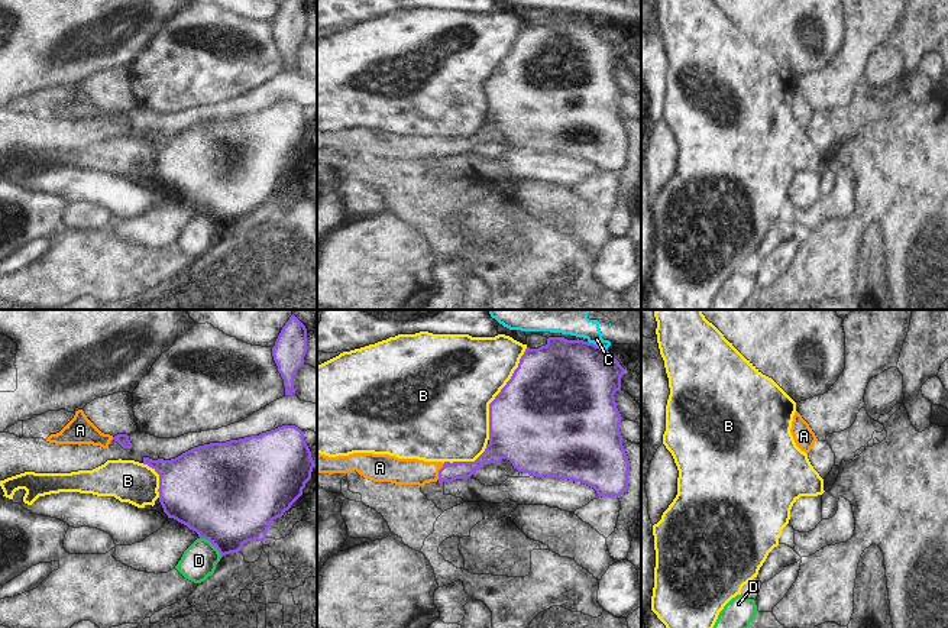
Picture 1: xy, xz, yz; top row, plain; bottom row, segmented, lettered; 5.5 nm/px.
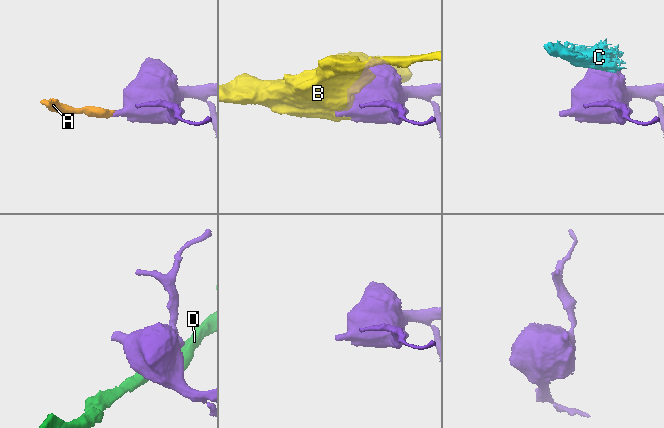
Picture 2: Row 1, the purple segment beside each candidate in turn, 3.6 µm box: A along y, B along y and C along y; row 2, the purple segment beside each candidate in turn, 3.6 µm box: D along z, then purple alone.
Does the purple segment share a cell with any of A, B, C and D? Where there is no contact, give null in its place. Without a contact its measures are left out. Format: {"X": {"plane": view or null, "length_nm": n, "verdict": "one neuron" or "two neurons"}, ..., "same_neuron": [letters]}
{"A": {"plane": "xz", "length_nm": 110, "verdict": "one neuron"}, "B": {"plane": "xz", "length_nm": 550, "verdict": "two neurons"}, "C": {"plane": "xz", "length_nm": 120, "verdict": "two neurons"}, "D": {"plane": "xy", "length_nm": 170, "verdict": "two neurons"}, "same_neuron": ["A"]}

